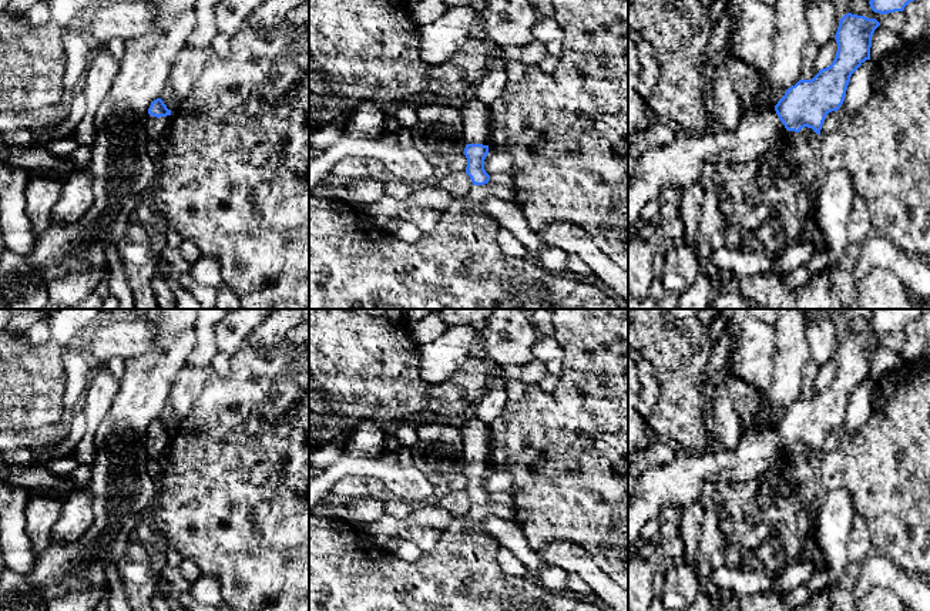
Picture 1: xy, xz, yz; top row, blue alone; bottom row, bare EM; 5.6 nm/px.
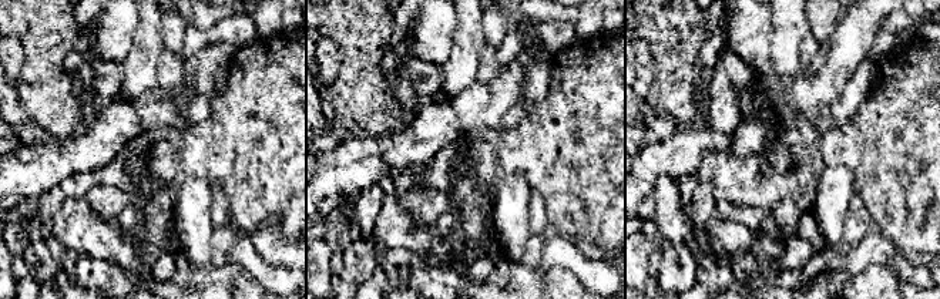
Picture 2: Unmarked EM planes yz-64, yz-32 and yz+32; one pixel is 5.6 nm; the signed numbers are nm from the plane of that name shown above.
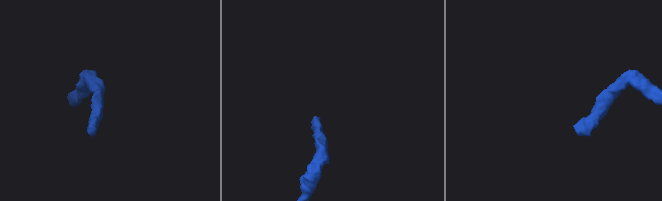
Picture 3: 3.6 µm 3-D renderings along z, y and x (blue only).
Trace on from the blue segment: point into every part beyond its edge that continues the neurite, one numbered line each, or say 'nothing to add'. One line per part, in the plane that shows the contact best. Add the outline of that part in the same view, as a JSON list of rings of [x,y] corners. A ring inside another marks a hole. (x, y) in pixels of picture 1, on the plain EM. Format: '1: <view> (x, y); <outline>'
1: xy (157, 447); [[[148,433],[145,442],[148,457],[160,463],[167,461],[169,444],[171,444],[171,434],[157,437]]]

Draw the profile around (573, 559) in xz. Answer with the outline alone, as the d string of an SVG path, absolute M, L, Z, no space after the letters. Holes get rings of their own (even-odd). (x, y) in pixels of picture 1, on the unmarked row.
M555 543L538 555L548 565L563 567L567 573L577 573L604 604L614 611L628 611L628 590L617 584L590 555L577 544Z

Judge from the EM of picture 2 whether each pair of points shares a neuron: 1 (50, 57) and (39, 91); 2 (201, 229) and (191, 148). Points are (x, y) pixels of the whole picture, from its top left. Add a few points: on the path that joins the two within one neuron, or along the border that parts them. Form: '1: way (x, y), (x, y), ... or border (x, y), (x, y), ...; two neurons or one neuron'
1: way (43, 66), (43, 83); one neuron
2: border (187, 175), (204, 175), (210, 182); two neurons

